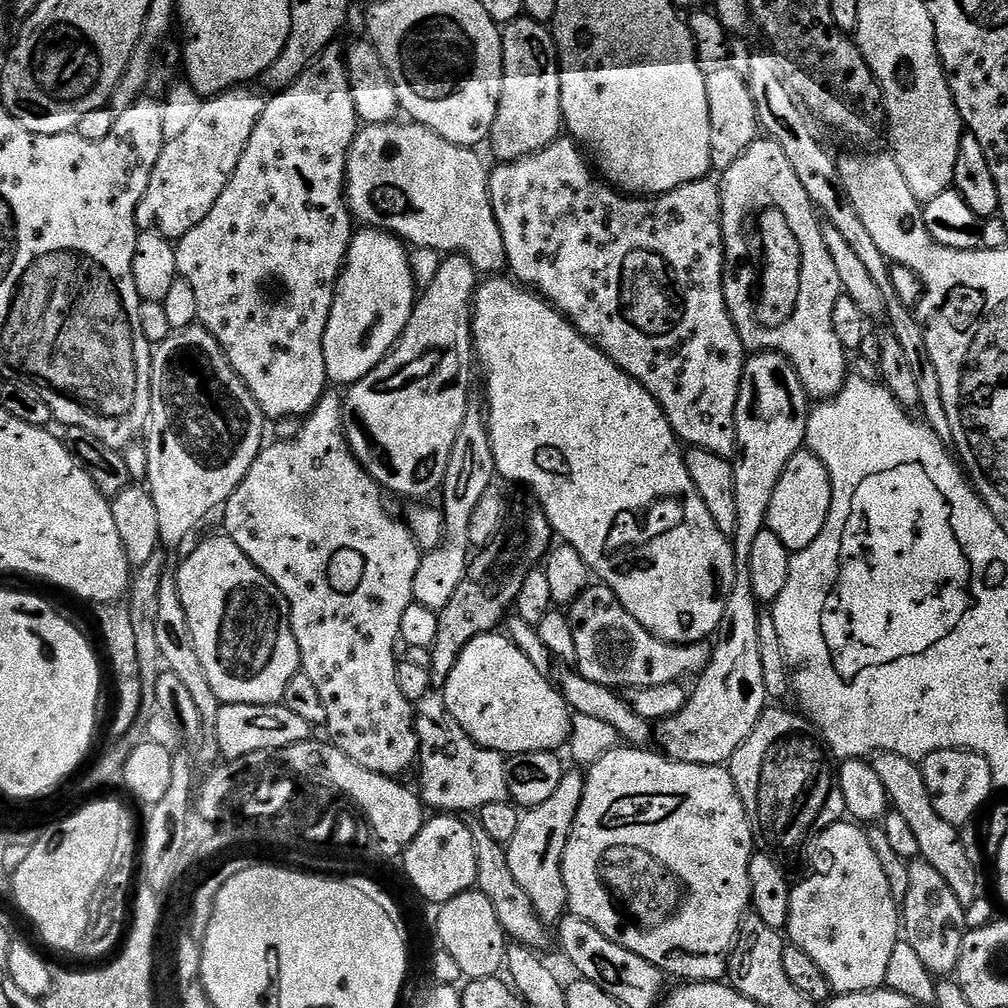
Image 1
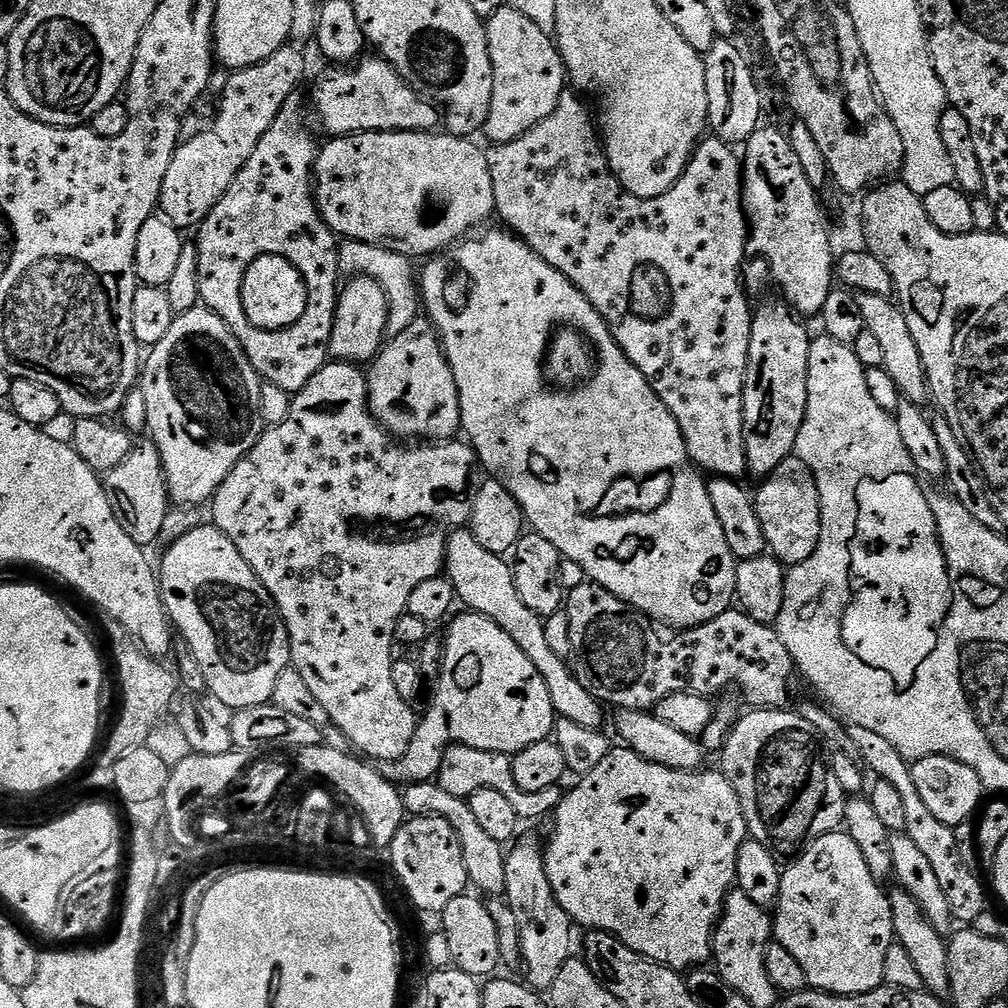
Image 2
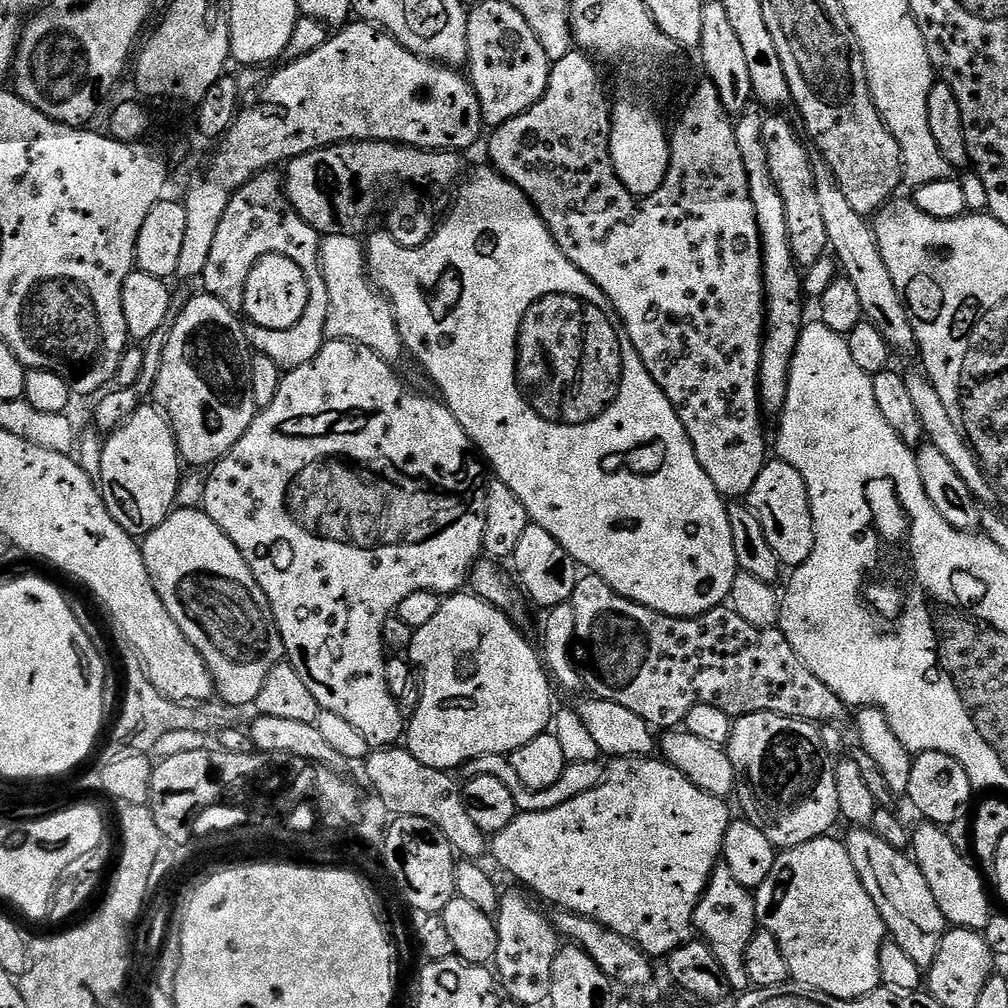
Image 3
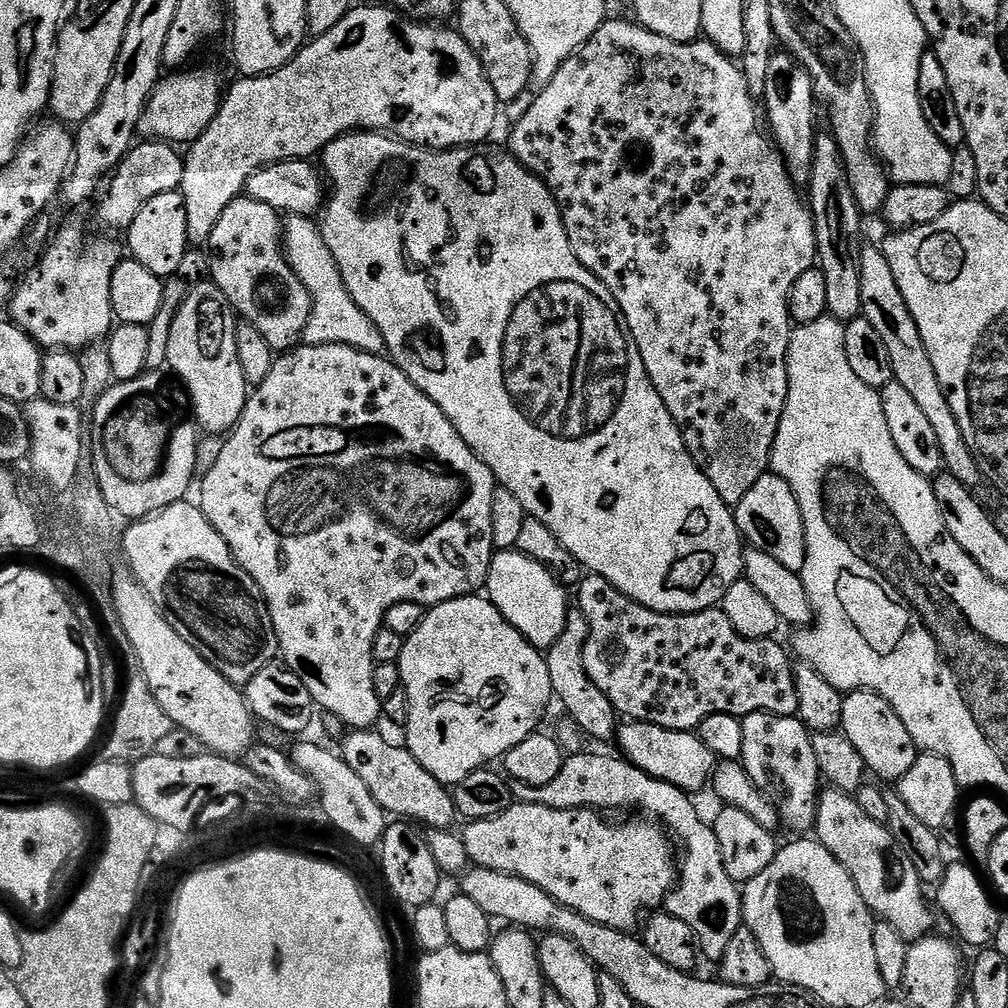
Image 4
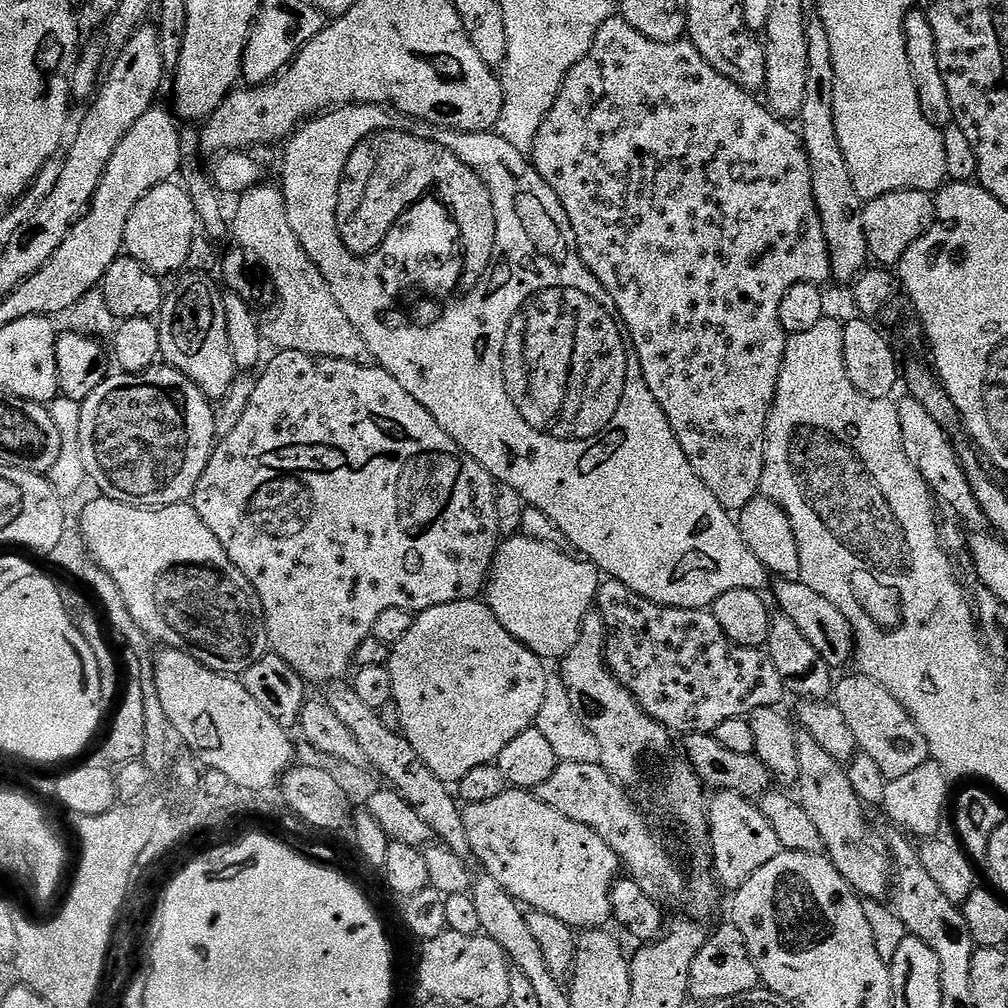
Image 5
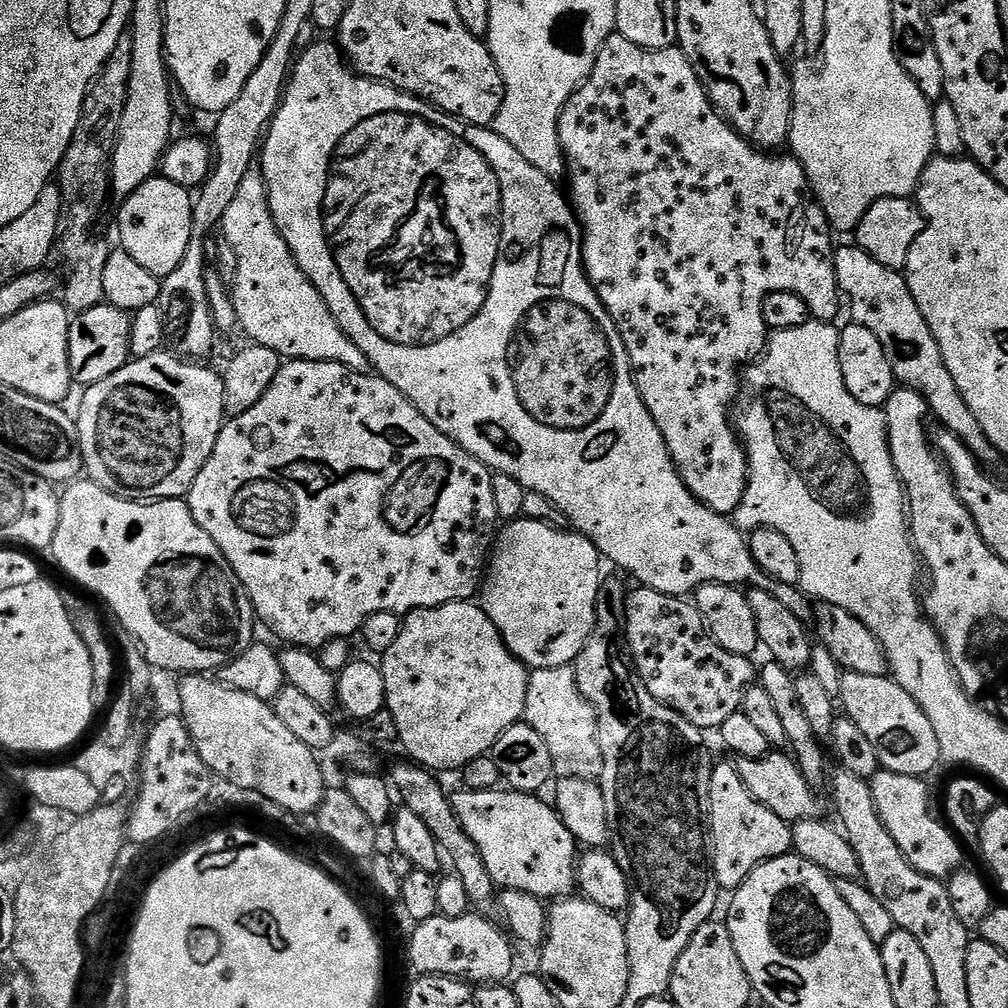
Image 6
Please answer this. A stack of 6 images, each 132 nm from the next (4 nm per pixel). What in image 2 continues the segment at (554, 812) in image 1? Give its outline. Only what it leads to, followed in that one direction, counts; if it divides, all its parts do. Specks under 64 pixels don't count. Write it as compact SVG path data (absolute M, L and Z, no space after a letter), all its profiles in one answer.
M532 836L519 840L511 845L504 858L506 886L503 899L507 900L514 910L514 918L518 918L520 959L525 976L523 979L533 989L548 990L551 989L554 978L558 978L558 970L562 970L562 966L573 955L574 922L566 914L566 910L562 910L558 898L554 898L550 878L546 878L546 862L541 841L539 844Z

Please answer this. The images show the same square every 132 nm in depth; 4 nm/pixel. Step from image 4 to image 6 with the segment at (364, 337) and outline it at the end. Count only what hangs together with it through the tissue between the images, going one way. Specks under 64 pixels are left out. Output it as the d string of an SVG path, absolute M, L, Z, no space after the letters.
M253 166L242 181L241 189L234 197L234 202L226 209L222 223L223 239L234 248L238 258L238 272L230 291L234 310L238 314L239 331L249 336L252 344L261 344L274 350L281 358L288 360L313 360L314 362L338 362L355 372L371 373L373 371L370 358L354 346L354 342L338 326L334 314L326 306L322 294L306 278L306 274L298 266L294 254L288 249L286 238L278 230L268 205L268 187L264 181L264 173Z

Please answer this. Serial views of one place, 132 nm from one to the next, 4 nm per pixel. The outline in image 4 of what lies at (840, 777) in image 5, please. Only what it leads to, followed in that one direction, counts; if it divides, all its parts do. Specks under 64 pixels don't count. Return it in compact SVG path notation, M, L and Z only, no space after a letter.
M833 787L821 791L816 804L814 836L826 850L830 850L830 854L834 854L834 858L838 858L838 862L842 862L842 866L846 866L846 874L854 878L862 902L866 902L877 921L894 926L894 930L909 942L920 940L933 931L933 905L930 900L928 905L924 897L925 883L920 880L910 859L899 849L890 830L874 822L874 818L858 806L855 795Z

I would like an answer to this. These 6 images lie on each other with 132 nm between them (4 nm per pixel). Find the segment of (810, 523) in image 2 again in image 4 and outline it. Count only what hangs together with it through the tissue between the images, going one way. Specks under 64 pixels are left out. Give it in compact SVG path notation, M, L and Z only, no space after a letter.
M766 474L750 486L746 498L734 505L736 525L741 537L751 547L762 550L762 554L770 554L786 570L800 573L806 562L806 526L802 522L802 510L798 506L798 498L794 498L794 490L788 483L775 474Z

